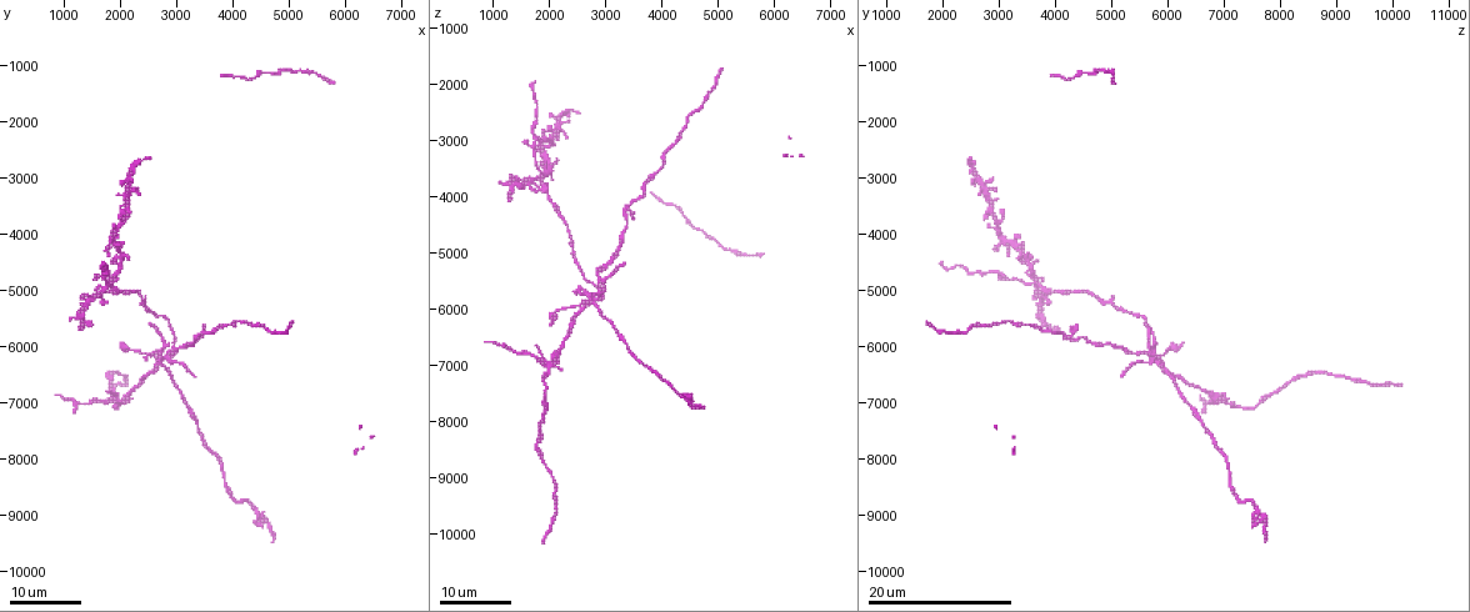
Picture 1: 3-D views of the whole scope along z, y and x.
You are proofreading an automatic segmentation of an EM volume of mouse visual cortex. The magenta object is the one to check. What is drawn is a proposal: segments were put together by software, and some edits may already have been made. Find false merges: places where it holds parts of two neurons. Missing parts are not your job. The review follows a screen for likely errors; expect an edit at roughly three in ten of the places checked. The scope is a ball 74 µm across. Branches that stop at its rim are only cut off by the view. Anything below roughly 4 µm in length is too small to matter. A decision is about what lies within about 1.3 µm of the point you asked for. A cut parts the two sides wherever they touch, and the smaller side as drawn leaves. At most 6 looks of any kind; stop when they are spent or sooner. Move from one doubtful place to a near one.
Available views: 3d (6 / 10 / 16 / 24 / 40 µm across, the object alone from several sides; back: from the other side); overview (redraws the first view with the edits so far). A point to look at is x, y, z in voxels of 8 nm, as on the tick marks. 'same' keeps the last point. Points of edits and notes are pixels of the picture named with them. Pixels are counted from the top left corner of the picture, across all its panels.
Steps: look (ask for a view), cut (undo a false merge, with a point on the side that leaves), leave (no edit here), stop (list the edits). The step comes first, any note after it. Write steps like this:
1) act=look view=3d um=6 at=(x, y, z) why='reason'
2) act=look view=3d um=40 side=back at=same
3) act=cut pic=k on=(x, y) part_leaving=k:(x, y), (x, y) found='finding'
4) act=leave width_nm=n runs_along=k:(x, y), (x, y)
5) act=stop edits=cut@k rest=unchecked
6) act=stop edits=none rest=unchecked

act=look view=3d um=24 at=(2000, 7000, 7000) why='four arms meet'

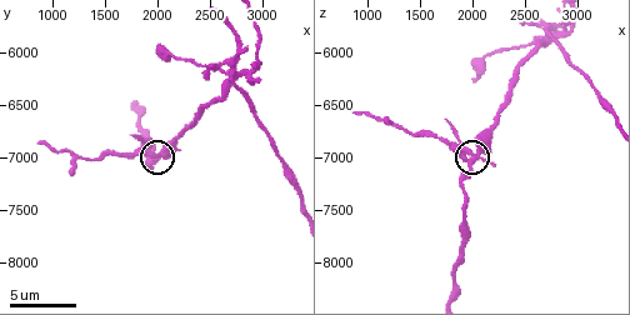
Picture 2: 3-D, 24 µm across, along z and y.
act=look view=3d um=10 at=(1960, 6980, 6980)

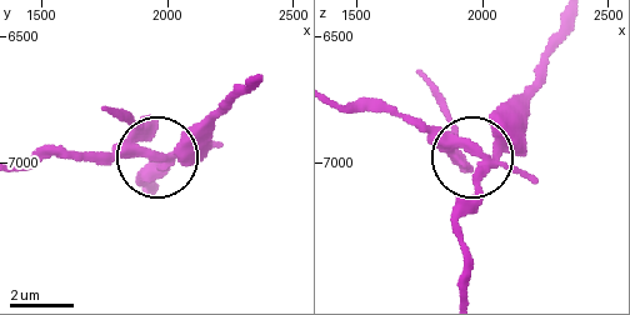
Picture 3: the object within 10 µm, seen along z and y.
act=cut pic=3 on=(134, 136) part_leaving=3:(488, 161), (434, 143), (401, 118), (338, 108) found='a second neuron is stuck on'

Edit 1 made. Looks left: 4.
act=look view=3d um=10 at=(2880, 6180, 5800) why='small branch off a trunk'

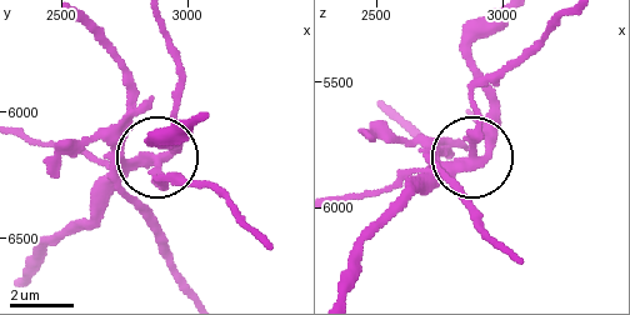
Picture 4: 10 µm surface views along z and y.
act=look view=3d um=10 side=back at=(2870, 6200, 5800) why='other side'

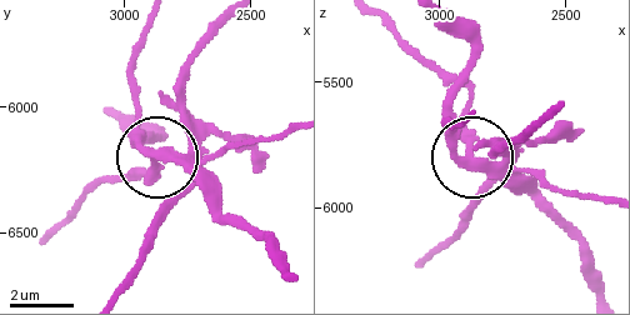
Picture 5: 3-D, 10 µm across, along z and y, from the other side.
act=cut pic=5 on=(176, 111) part_leaving=5:(176, 156), (188, 185), (126, 290) found='two neurons meet here'

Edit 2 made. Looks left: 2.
act=look view=3d um=16 at=(1700, 4850, 3200) why='three arms meet'

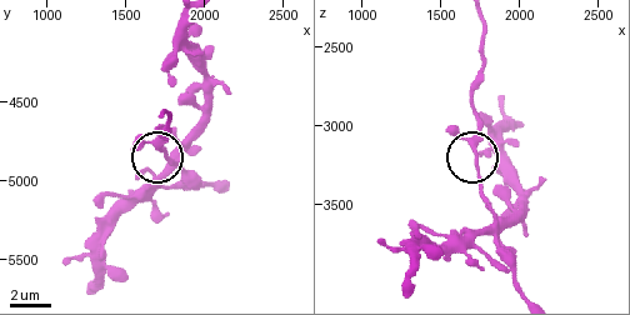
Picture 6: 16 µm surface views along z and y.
act=look view=3d um=6 at=(1740, 4800, 3180) why='zoom in'

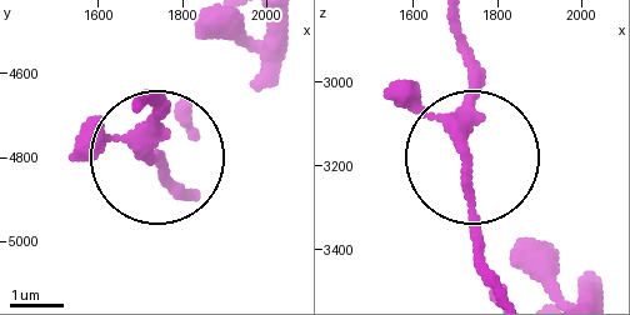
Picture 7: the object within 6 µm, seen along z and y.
act=leave width_nm=170 runs_along=7:(191, 188), (146, 148), (160, 99) found='continuous, no second neuron'

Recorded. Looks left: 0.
act=stop edits=cut@3,cut@5 rest=unchecked

